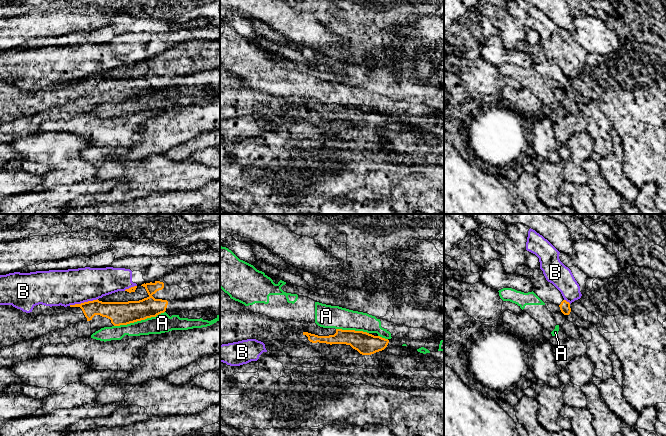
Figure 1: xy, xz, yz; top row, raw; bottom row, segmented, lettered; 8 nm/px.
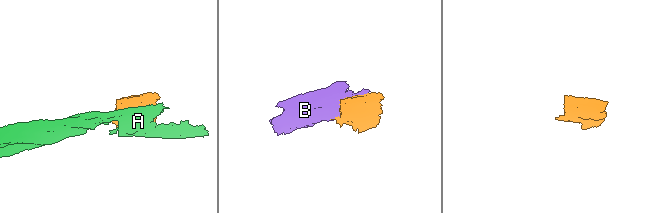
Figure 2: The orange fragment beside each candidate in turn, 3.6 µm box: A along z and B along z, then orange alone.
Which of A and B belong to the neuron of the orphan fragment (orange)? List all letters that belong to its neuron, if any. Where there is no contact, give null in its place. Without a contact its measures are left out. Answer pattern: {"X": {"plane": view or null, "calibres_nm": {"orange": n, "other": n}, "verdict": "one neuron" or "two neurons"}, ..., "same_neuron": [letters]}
{"A": {"plane": "xy", "calibres_nm": {"orange": 190, "other": 150}, "verdict": "two neurons"}, "B": {"plane": "xy", "calibres_nm": {"orange": 140, "other": 280}, "verdict": "two neurons"}, "same_neuron": []}

